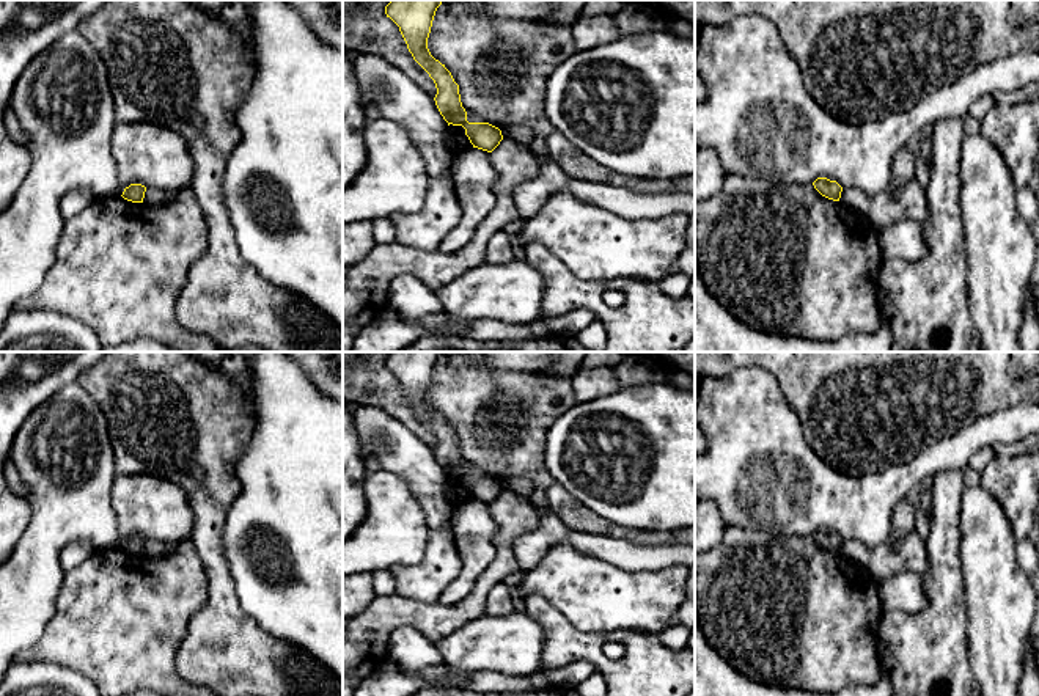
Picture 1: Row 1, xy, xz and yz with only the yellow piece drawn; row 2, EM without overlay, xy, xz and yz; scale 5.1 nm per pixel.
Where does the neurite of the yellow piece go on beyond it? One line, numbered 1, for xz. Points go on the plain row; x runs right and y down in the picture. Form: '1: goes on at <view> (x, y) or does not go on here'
1: does not go on here

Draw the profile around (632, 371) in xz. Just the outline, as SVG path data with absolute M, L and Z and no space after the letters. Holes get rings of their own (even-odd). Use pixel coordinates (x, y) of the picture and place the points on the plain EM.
M629 353L616 368L619 386L666 382L666 369L641 357Z

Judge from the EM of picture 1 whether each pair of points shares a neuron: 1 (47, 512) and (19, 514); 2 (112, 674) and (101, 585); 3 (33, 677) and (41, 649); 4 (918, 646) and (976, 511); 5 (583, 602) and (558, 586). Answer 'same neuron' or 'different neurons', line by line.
1: different neurons
2: same neuron
3: different neurons
4: different neurons
5: same neuron

